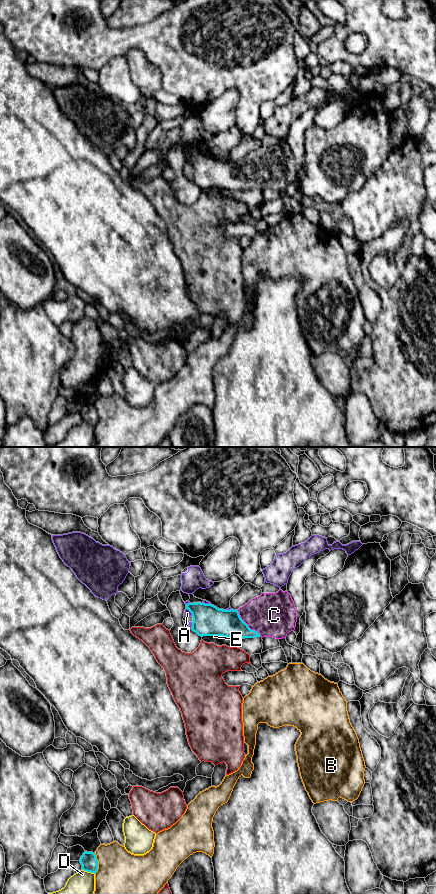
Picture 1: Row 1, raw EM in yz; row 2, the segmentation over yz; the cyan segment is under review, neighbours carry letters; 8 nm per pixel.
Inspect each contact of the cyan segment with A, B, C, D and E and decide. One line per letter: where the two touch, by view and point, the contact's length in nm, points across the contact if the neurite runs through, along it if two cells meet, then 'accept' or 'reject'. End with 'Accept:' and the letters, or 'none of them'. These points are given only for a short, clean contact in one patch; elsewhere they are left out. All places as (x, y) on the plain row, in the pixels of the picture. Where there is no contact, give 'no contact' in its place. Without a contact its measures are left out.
A: yz (190, 163) | 80 nm | reject
B: yz (97, 415) | 170 nm | reject
C: yz (246, 176) | 280 nm | across yz (215, 174), (246, 176), (261, 168), (274, 167) | accept
D: yz (88, 423) | 110 nm | reject
E: yz (216, 187) | 30 nm | reject
Accept: C

